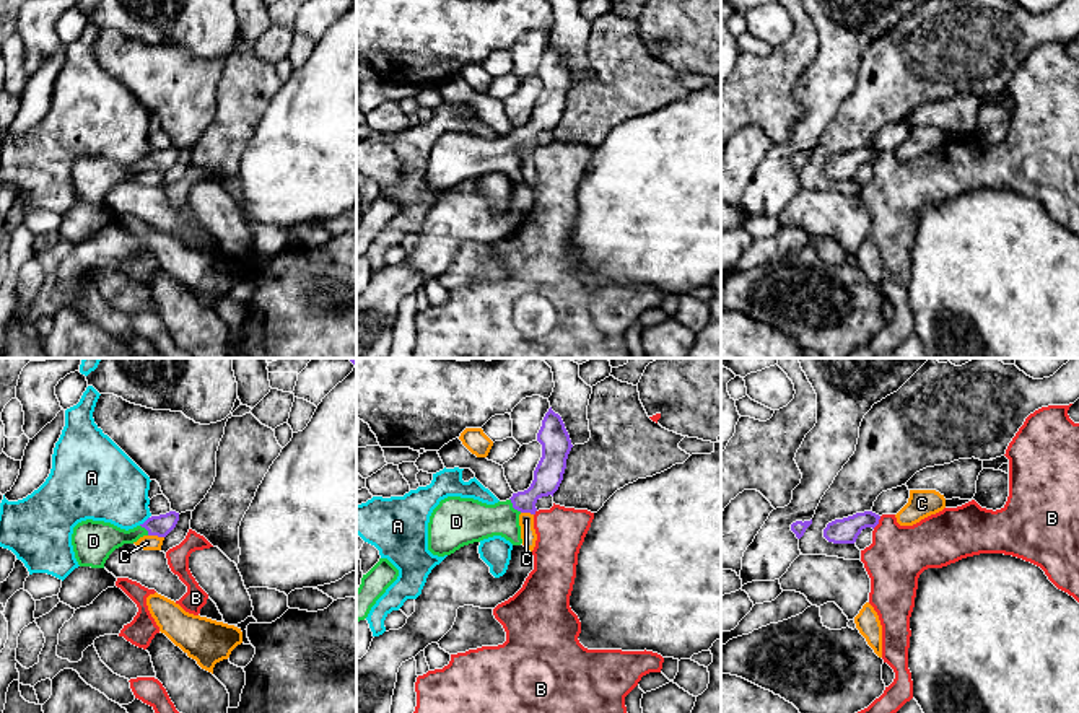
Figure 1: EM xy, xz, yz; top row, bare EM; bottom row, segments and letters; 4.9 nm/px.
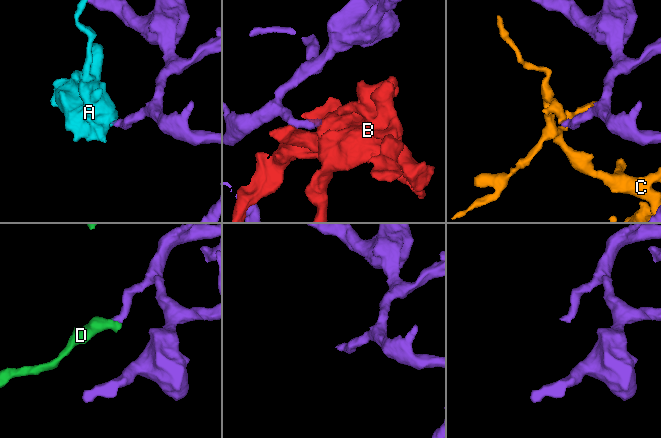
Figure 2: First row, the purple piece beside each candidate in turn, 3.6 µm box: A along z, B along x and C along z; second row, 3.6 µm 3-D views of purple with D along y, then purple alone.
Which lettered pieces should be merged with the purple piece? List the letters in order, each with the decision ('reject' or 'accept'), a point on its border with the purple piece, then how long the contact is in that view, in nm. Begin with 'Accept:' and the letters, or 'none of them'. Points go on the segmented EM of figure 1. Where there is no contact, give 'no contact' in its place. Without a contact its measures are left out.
Accept: D
A: reject | xy (145, 521) | 70 nm
B: reject | yz (878, 523) | 80 nm
C: reject | xy (157, 534) | 80 nm
D: accept | xz (513, 507) | 90 nm

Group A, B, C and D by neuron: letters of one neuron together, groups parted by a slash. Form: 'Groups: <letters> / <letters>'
Groups: A / B / C / D

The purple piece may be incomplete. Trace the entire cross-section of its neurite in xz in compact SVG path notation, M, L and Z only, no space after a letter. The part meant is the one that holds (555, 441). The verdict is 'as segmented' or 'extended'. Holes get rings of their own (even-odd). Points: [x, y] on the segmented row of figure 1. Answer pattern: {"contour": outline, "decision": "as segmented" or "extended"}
{"contour": "M548 409L537 433L542 457L534 480L524 492L513 493L506 501L487 505L474 498L448 496L433 510L428 523L428 550L433 555L451 555L464 545L501 536L521 545L519 514L535 514L535 503L558 490L573 448L565 423Z", "decision": "extended"}

